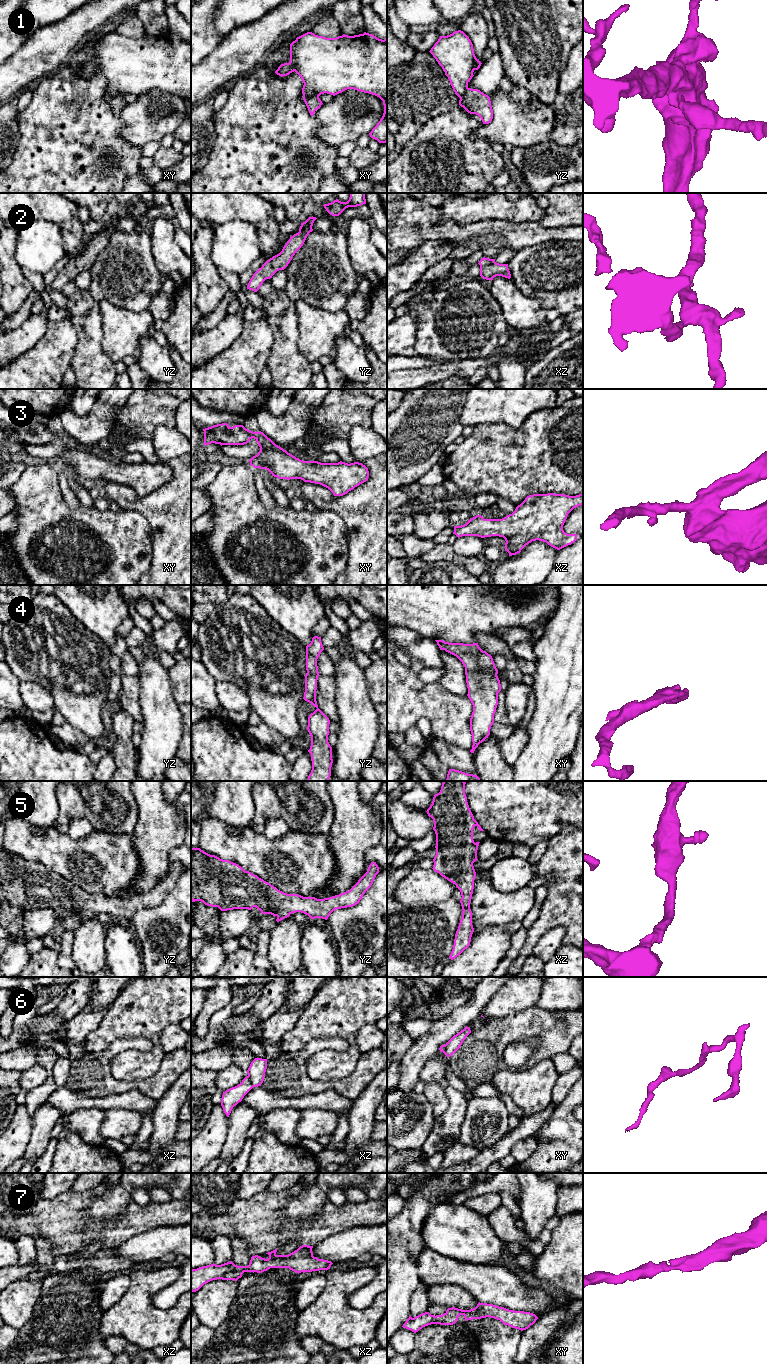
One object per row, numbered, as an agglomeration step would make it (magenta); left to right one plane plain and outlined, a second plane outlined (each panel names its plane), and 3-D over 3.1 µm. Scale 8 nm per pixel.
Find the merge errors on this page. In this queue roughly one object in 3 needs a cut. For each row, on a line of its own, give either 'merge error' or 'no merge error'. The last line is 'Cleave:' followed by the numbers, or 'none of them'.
1: merge error
2: no merge error
3: no merge error
4: no merge error
5: no merge error
6: merge error
7: no merge error
Cleave: 1, 6

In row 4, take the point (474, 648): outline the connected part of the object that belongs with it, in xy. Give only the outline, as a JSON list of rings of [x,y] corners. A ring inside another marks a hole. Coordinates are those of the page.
[[[435,640],[440,650],[456,656],[465,667],[468,698],[473,705],[470,718],[470,731],[472,734],[472,749],[485,741],[490,735],[494,723],[494,714],[498,705],[498,693],[501,691],[498,670],[493,658],[483,651],[478,643],[463,644],[449,643]]]

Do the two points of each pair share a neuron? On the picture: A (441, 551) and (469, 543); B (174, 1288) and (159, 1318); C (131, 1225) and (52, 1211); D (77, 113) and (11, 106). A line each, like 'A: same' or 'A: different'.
A: different
B: different
C: same
D: different

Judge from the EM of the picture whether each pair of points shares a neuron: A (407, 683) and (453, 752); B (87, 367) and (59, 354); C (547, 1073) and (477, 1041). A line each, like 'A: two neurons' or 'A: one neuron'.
A: two neurons
B: two neurons
C: two neurons

